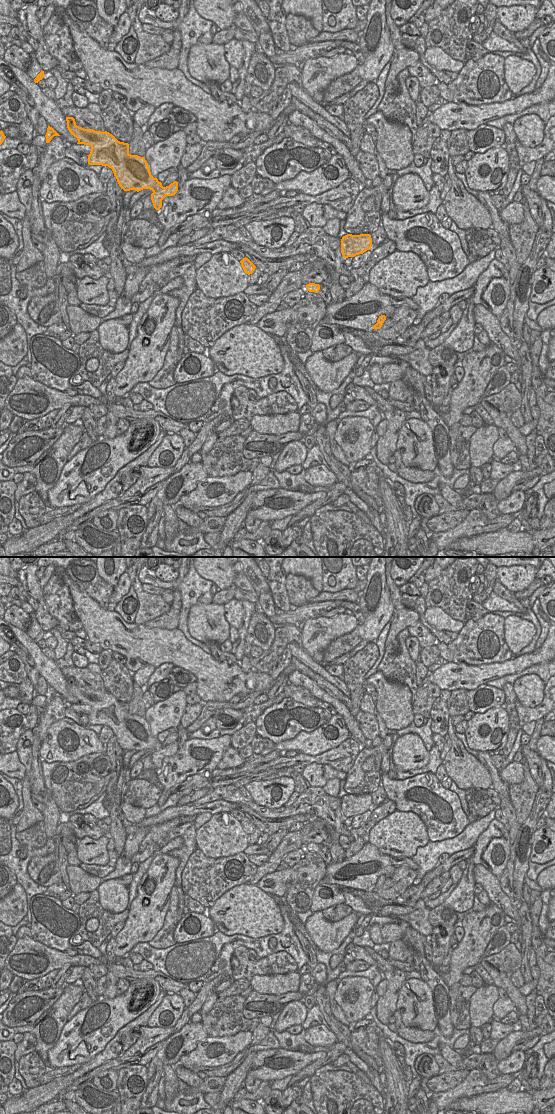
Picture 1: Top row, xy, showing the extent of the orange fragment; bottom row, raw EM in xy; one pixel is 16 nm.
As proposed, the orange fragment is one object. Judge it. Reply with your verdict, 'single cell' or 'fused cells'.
single cell

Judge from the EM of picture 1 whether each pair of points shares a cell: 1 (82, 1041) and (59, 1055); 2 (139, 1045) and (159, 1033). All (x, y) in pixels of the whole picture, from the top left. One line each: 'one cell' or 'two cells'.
1: one cell
2: one cell

